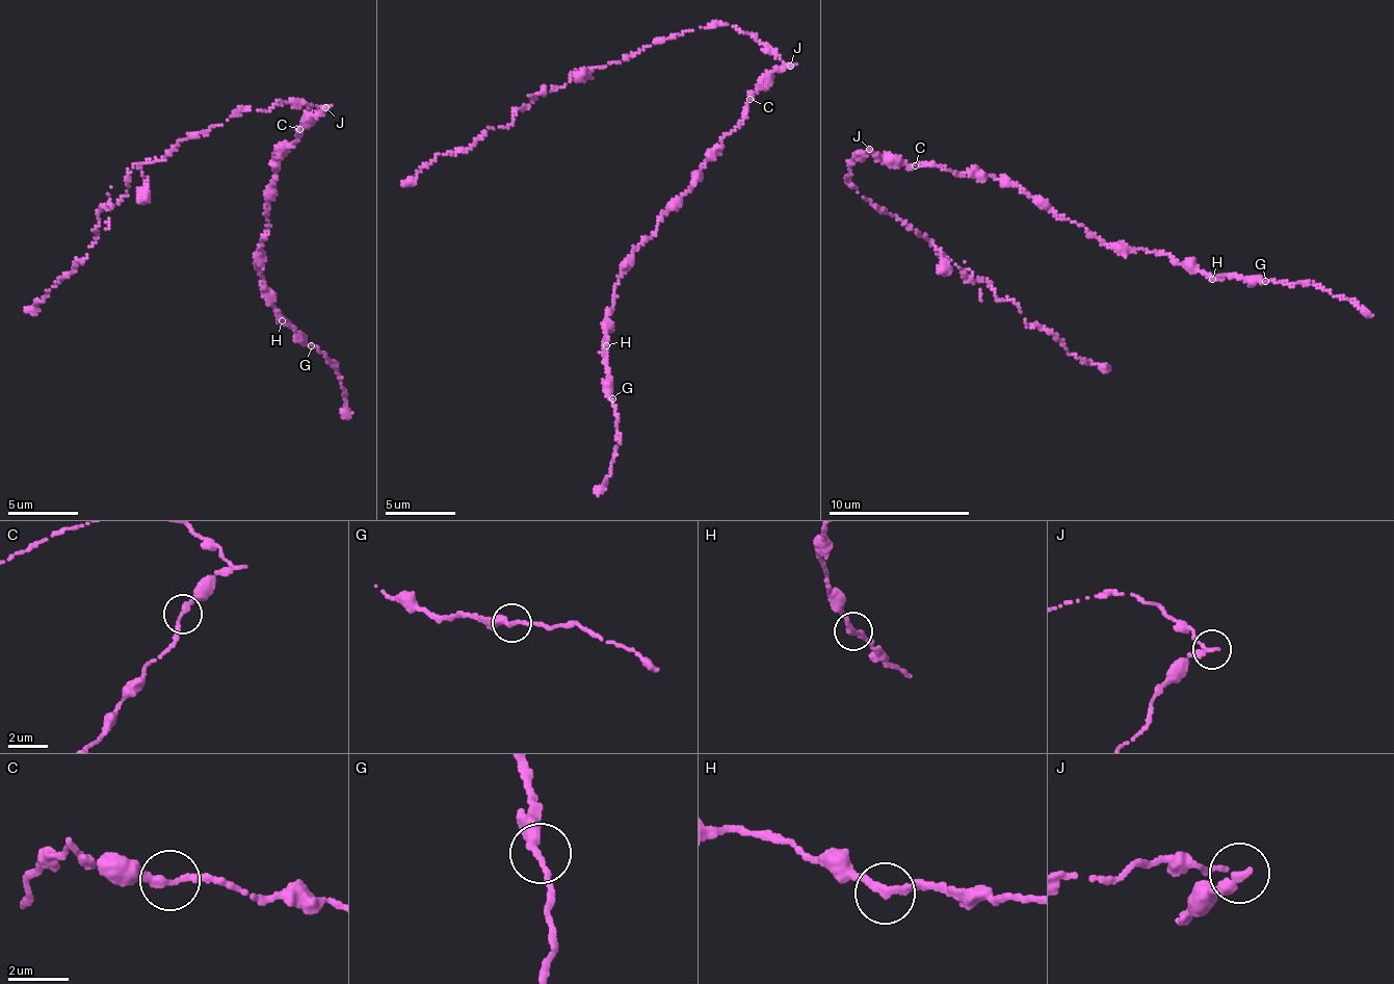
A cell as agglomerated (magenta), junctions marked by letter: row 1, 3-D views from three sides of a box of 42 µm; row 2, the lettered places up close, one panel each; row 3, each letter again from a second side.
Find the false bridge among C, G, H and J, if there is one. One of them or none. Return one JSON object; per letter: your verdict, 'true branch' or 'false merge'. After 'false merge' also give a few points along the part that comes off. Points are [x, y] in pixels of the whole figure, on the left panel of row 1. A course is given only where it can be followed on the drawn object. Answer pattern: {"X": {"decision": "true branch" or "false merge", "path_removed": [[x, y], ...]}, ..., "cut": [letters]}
{"C": {"decision": "true branch"}, "G": {"decision": "true branch"}, "H": {"decision": "true branch"}, "J": {"decision": "false merge", "path_removed": [[324, 106], [250, 110], [191, 133], [165, 160], [133, 167], [125, 196], [100, 210], [83, 258], [26, 312]]}, "cut": ["J"]}

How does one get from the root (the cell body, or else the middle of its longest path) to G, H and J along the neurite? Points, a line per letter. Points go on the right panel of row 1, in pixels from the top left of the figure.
G: (915, 165), (1007, 178), (1107, 244), (1163, 251), (1212, 276), (1236, 274), (1247, 282), (1265, 281)
H: (915, 165), (1007, 178), (1107, 244), (1147, 253), (1163, 251), (1181, 263), (1191, 263), (1212, 279)
J: (915, 165), (885, 162), (869, 149)

